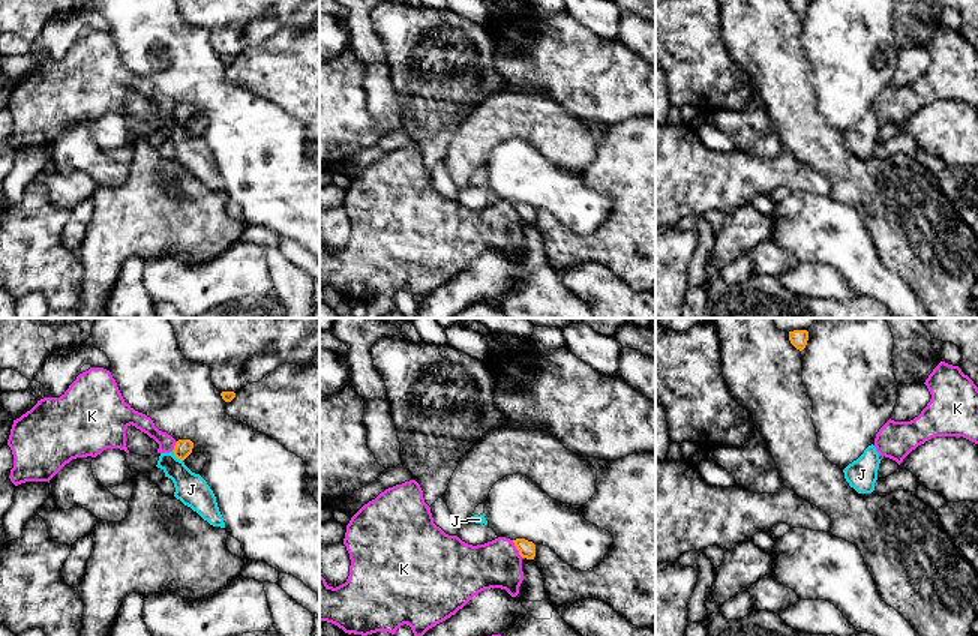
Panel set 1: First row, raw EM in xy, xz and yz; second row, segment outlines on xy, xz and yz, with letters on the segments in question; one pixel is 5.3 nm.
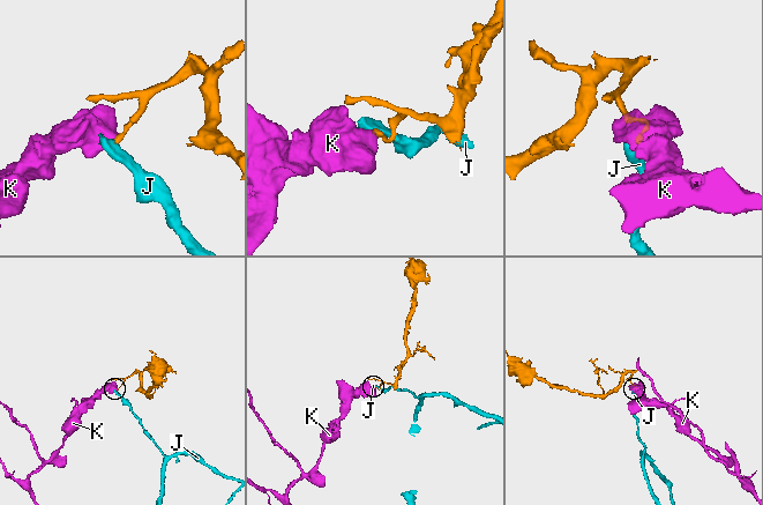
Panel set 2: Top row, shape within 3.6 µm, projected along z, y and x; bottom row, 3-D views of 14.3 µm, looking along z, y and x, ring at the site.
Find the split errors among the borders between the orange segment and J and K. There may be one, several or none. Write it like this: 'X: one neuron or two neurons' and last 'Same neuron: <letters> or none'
J: two neurons
K: two neurons
Same neuron: none

